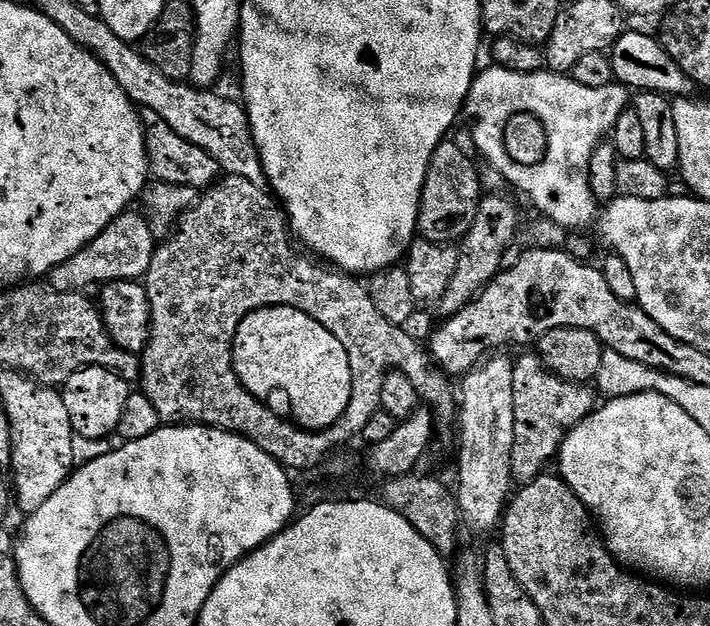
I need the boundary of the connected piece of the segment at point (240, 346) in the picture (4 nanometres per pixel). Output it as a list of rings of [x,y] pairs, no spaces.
[[[264,307],[248,314],[236,331],[232,361],[244,388],[260,400],[267,401],[272,394],[284,392],[295,423],[308,431],[332,428],[350,404],[353,372],[350,370],[349,352],[330,330],[326,330],[323,321],[296,307]]]

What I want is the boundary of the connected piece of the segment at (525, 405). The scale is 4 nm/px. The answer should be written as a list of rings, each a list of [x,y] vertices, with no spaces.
[[[539,355],[515,357],[514,370],[514,450],[512,451],[512,479],[523,486],[534,478],[545,475],[548,463],[555,461],[560,454],[560,447],[574,426],[581,424],[597,407],[598,396],[588,384],[575,384],[558,378],[550,371]]]

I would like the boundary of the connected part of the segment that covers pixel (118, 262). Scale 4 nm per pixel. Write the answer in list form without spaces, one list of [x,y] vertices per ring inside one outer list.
[[[129,210],[117,218],[106,230],[90,242],[74,258],[62,262],[50,274],[50,287],[55,292],[84,292],[115,280],[140,280],[147,277],[158,242],[150,230],[147,219],[136,210]]]

